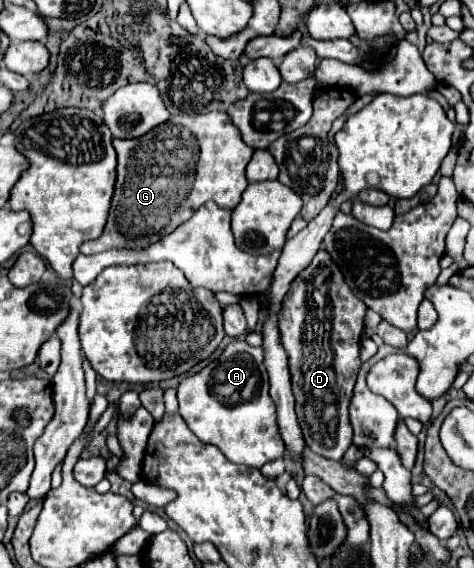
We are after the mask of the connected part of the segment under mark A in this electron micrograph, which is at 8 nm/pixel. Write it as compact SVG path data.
M233 340L217 360L181 380L177 398L179 414L193 434L201 442L219 446L231 462L261 468L265 462L283 456L285 446L279 438L275 402L269 396L269 378L259 346L255 348L243 340Z

